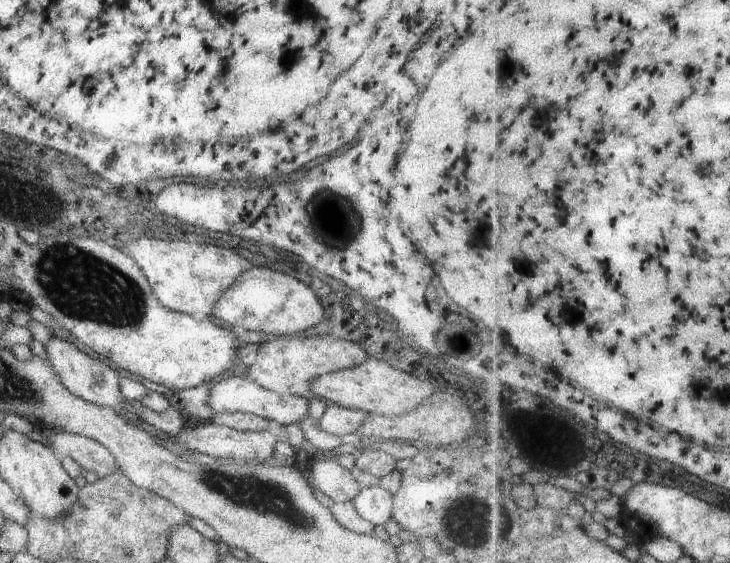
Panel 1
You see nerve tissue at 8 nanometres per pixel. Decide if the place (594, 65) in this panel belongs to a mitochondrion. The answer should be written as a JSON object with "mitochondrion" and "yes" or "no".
{"mitochondrion":"no"}

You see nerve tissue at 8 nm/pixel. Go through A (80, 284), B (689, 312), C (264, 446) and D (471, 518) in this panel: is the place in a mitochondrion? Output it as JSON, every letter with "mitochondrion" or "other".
{"A":"mitochondrion","B":"other","C":"other","D":"mitochondrion"}

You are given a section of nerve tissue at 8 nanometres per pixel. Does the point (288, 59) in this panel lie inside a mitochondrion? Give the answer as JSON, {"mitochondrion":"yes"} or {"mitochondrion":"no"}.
{"mitochondrion":"no"}

